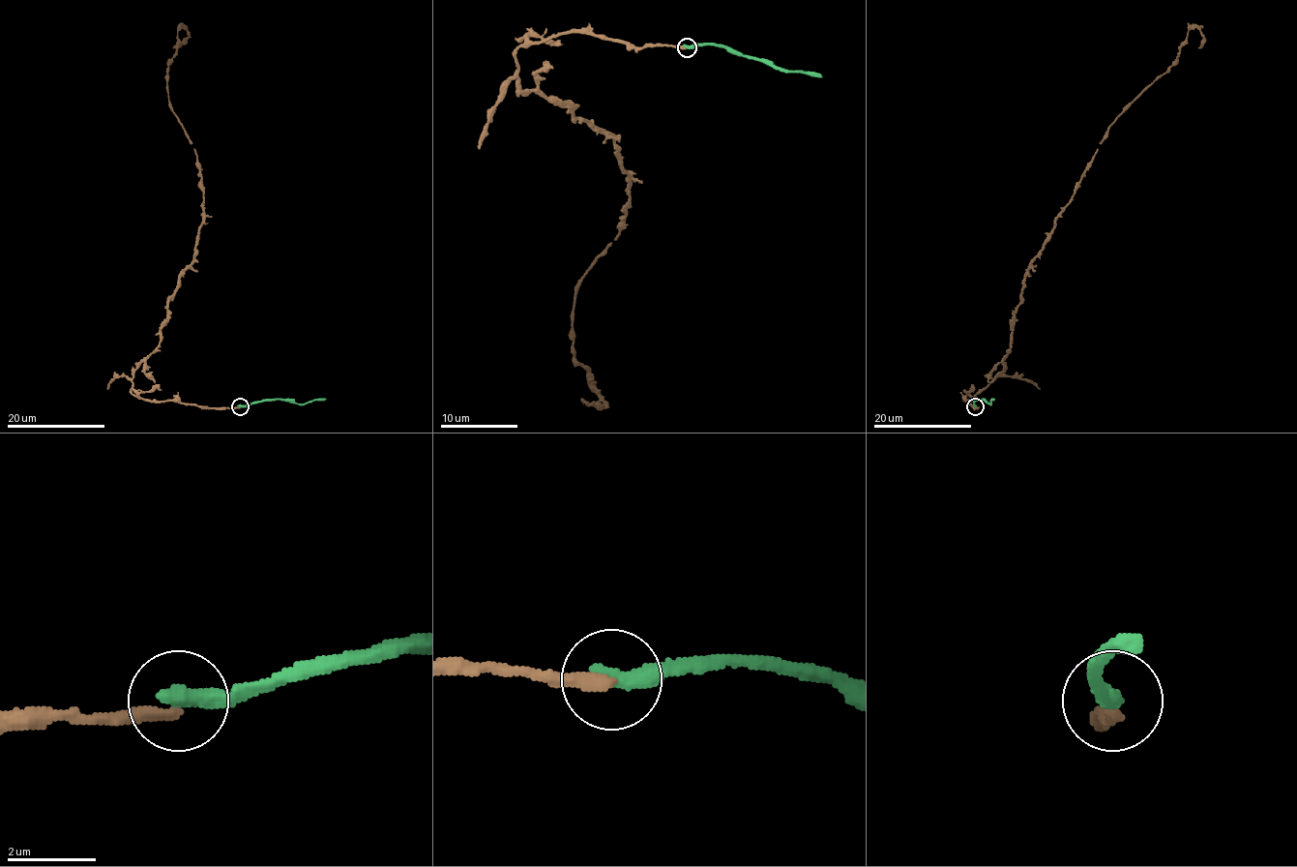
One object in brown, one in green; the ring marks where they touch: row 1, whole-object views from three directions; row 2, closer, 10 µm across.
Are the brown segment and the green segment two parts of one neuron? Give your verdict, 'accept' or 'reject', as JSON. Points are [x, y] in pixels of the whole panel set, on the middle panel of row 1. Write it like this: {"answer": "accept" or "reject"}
{"answer": "reject"}

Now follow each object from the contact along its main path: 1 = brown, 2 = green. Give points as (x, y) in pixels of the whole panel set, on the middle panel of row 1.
1: (686, 46), (515, 52), (517, 83), (628, 172), (575, 294), (604, 403), (581, 399)
2: (686, 46), (721, 44), (746, 56), (771, 60), (779, 68), (817, 74), (821, 77)

